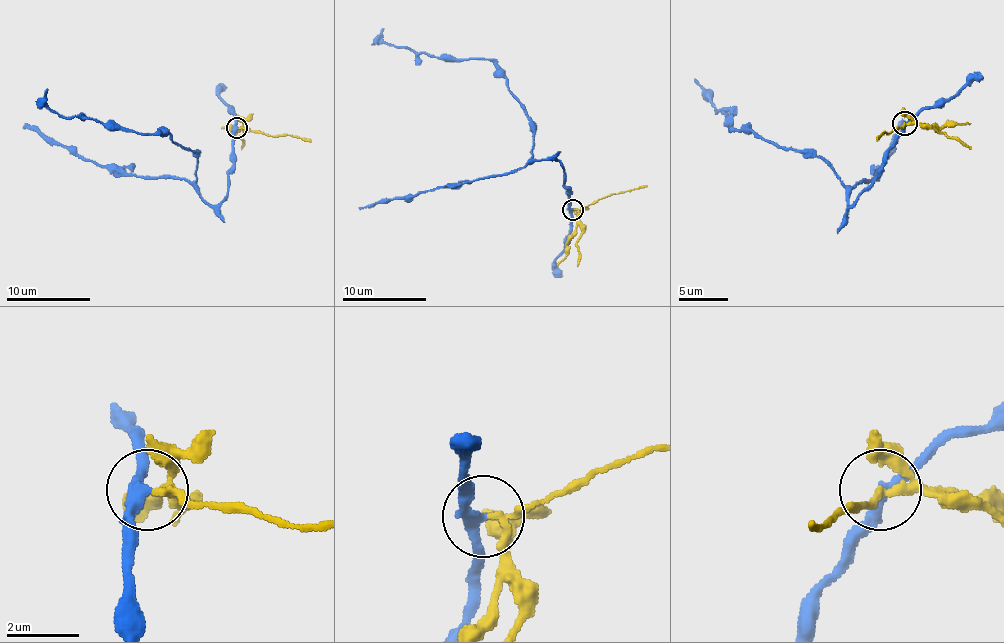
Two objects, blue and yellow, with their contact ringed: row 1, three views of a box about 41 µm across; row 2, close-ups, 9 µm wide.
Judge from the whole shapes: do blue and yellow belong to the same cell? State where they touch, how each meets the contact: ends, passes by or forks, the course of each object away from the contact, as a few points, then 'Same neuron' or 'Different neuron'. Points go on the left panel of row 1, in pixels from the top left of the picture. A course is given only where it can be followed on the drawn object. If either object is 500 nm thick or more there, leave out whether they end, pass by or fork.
Place: (237, 127). At the ring blue passes by. At the ring yellow passes by. Course of blue: (237, 127), (227, 194), (208, 205), (198, 186), (193, 152), (168, 135), (59, 116), (46, 104), (48, 89). Course of yellow: (237, 127), (261, 131), (265, 135), (290, 135), (311, 141). Different neuron

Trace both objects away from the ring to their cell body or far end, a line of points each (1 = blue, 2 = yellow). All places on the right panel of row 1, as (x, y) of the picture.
1: (904, 123), (884, 171), (848, 213), (848, 191), (840, 176), (818, 157), (731, 130), (694, 79)
2: (904, 123), (877, 140)

